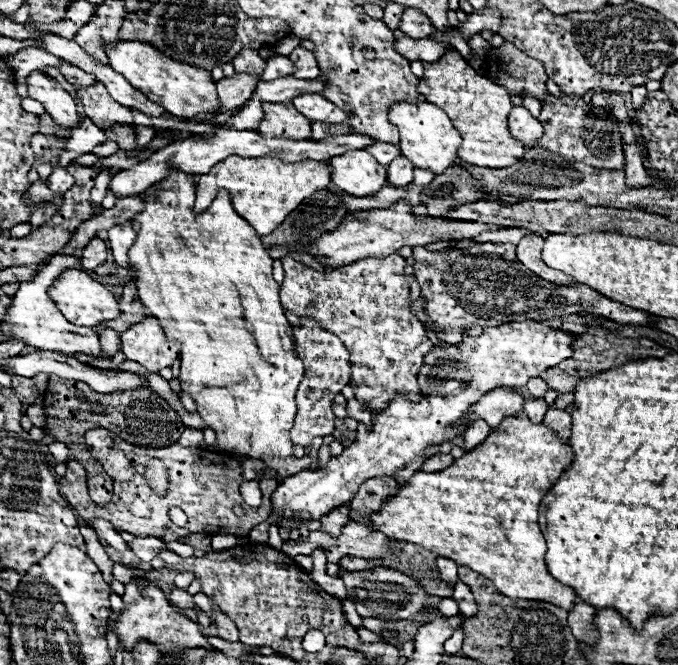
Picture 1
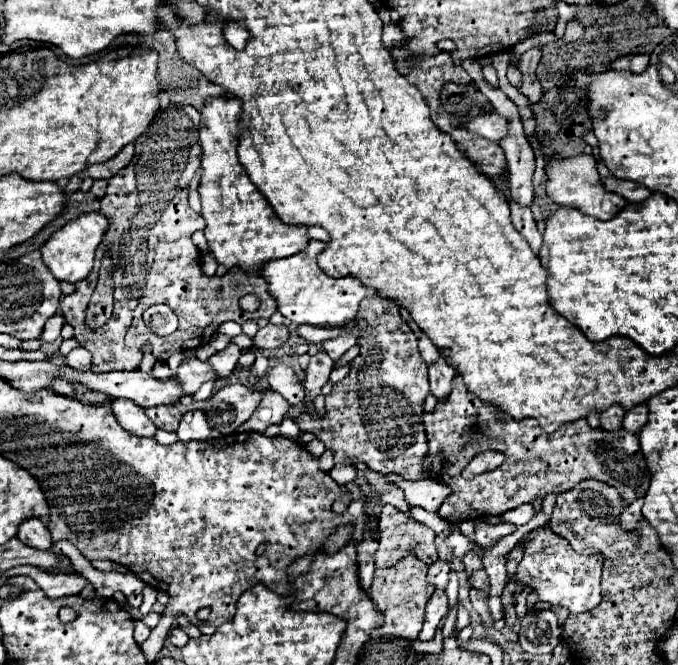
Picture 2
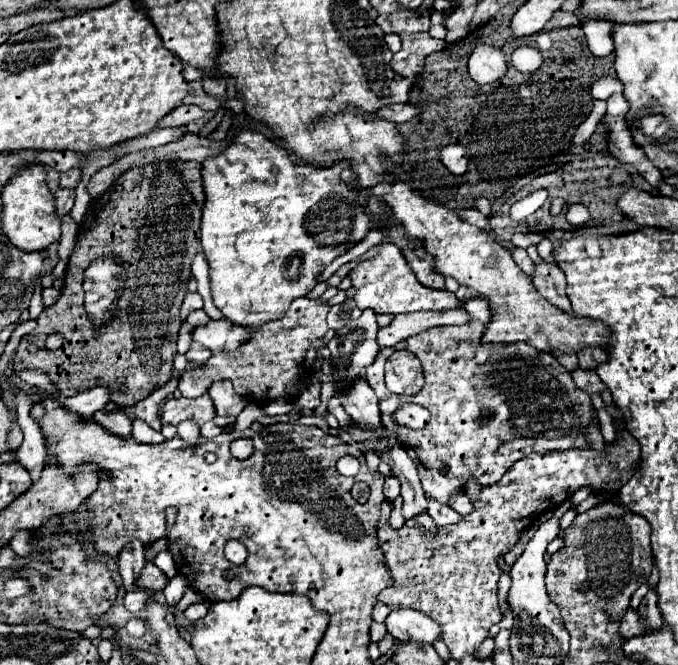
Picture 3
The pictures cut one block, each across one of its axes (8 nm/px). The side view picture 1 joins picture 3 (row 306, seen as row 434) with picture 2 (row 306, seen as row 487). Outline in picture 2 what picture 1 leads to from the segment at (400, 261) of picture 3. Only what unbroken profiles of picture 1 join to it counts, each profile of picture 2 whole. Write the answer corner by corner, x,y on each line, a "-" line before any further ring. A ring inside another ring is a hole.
310,240
304,252
296,256
274,260
264,266
262,276
268,278
268,292
278,302
278,312
284,314
294,324
312,324
312,326
348,326
356,320
360,300
365,297
378,295
375,290
360,284
354,276
332,278
324,274
316,262
320,254
320,240

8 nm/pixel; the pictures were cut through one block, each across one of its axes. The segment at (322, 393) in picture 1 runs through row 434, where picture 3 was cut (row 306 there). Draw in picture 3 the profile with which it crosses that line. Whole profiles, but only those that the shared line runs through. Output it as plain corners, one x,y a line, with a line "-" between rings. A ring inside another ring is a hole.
306,296
296,298
282,320
268,322
262,328
258,328
250,342
242,344
232,352
212,354
206,368
186,370
180,378
178,390
182,392
184,398
198,398
208,392
212,382
224,378
230,380
234,384
234,390
240,396
248,398
250,402
270,402
276,398
296,396
298,384
312,374
318,352
322,350
320,338
328,330
326,324
328,310
330,306
322,304
320,298
318,300
310,300

